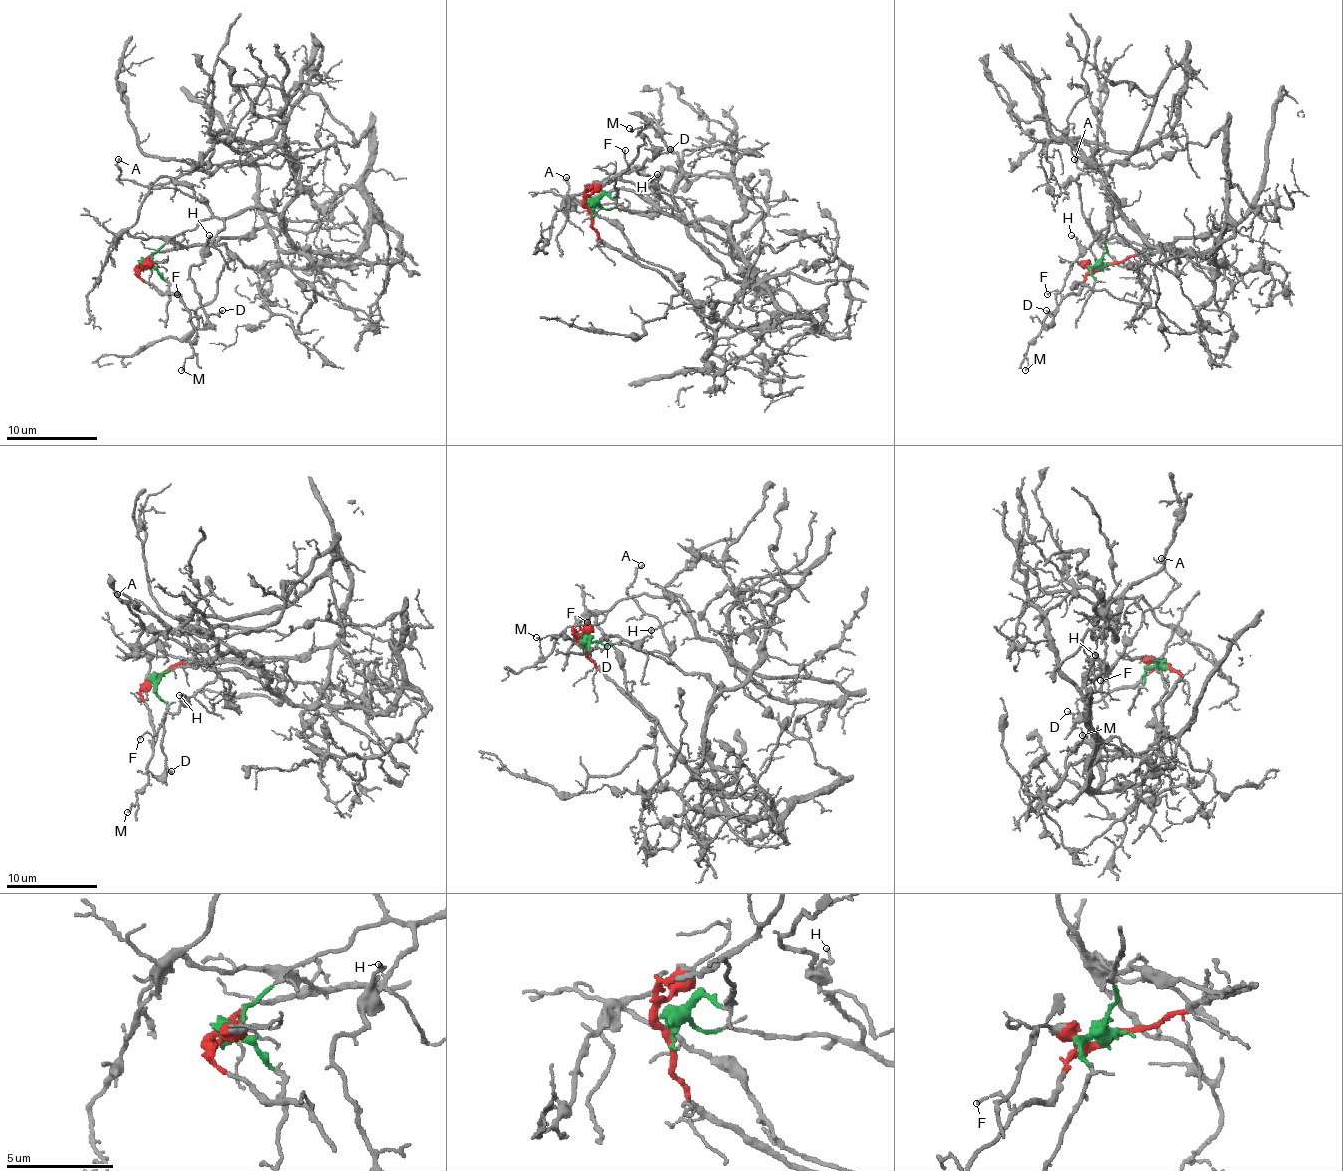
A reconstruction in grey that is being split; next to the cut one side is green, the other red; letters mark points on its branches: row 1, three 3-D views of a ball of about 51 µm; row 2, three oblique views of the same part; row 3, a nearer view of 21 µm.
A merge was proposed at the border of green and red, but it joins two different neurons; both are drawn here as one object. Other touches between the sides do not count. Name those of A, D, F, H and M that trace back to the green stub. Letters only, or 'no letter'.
A, D, H

